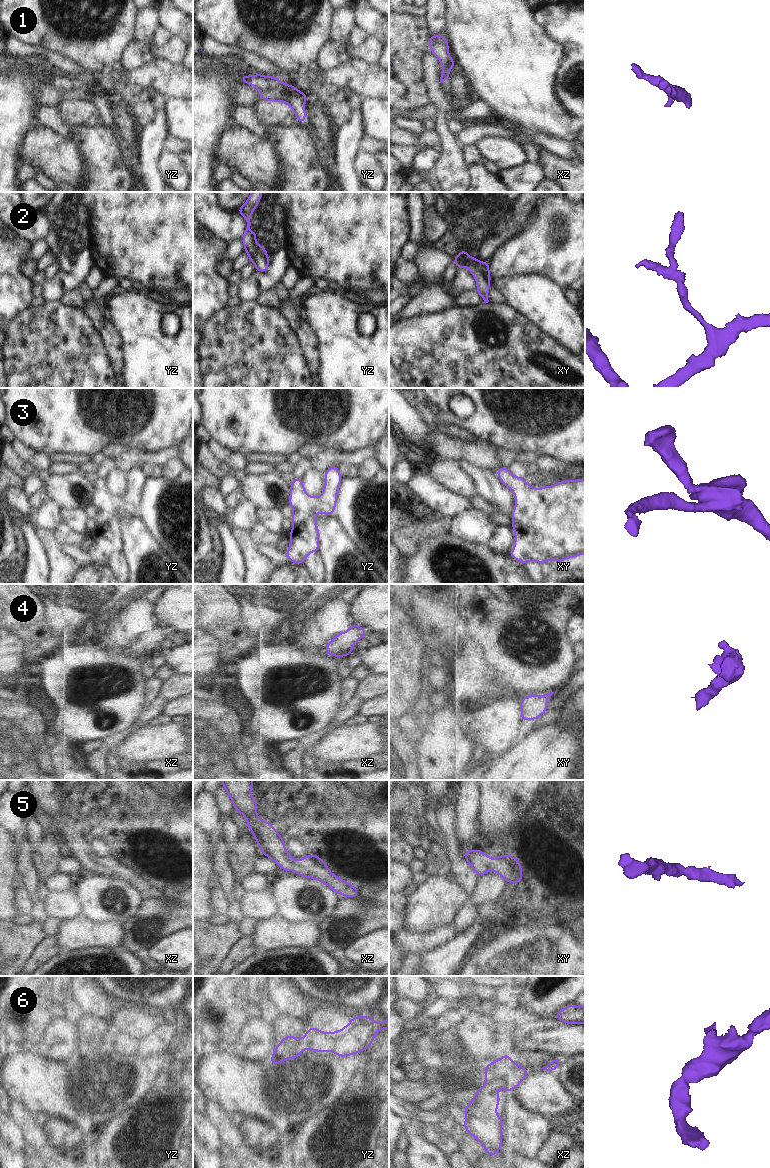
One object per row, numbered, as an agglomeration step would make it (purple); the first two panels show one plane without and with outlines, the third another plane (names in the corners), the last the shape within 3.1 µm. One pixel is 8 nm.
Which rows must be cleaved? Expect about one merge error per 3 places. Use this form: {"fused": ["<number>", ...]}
{"fused": []}

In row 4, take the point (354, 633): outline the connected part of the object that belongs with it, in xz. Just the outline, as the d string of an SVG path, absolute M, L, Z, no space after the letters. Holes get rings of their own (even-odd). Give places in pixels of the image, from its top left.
M353 622L346 632L337 634L324 647L324 650L327 652L327 655L335 657L350 655L354 652L352 646L364 636L367 636L367 631Z

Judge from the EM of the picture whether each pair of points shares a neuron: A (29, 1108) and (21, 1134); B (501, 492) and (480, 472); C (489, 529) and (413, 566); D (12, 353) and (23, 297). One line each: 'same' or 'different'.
A: different
B: same
C: different
D: different

